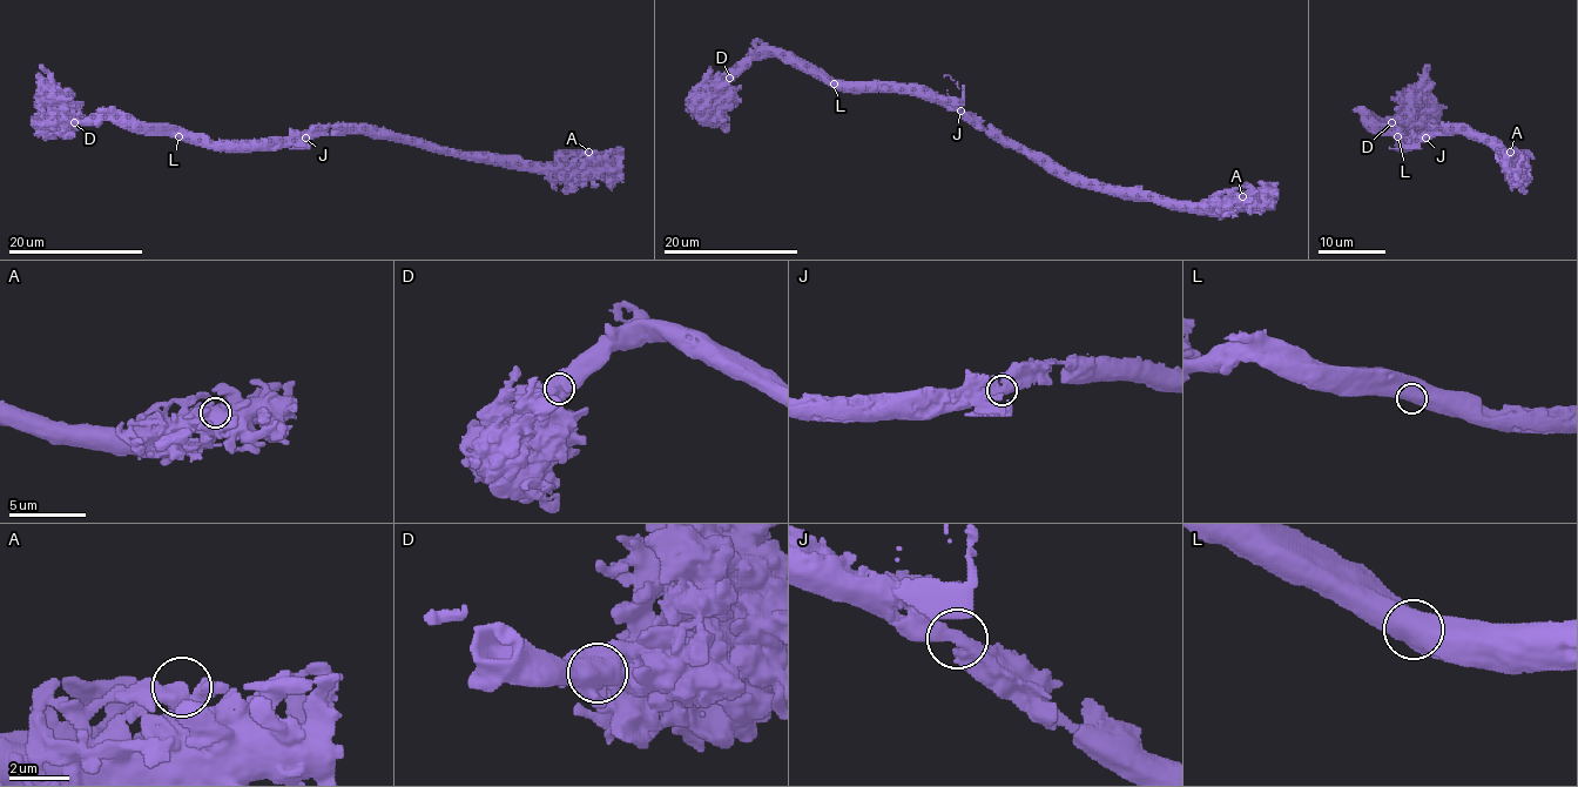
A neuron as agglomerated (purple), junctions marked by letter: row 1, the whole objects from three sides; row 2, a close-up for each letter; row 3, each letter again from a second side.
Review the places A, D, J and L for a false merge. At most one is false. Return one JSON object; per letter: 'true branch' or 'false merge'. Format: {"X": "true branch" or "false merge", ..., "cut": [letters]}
{"A": "true branch", "D": "true branch", "J": "true branch", "L": "true branch", "cut": []}

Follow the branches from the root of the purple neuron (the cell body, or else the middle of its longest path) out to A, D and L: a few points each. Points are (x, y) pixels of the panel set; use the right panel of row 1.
A: (1435, 127), (1458, 127), (1471, 132), (1518, 166), (1510, 152)
D: (1435, 127), (1416, 142), (1404, 142), (1386, 132), (1371, 116), (1391, 121)
L: (1435, 127), (1416, 142), (1404, 142), (1404, 136), (1397, 136)

